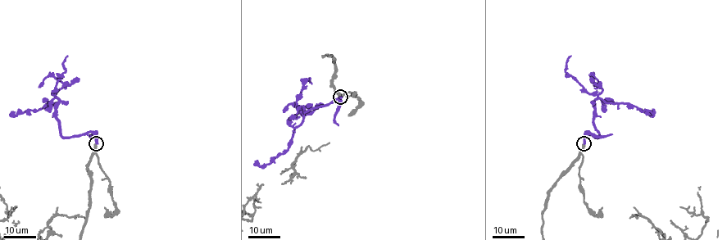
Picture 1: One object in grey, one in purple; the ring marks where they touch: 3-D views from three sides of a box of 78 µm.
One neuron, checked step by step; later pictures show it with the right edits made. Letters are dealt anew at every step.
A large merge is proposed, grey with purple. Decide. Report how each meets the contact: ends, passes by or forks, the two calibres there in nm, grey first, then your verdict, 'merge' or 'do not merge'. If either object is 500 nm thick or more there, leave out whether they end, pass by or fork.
calibres 500 and 440 nm; do not merge

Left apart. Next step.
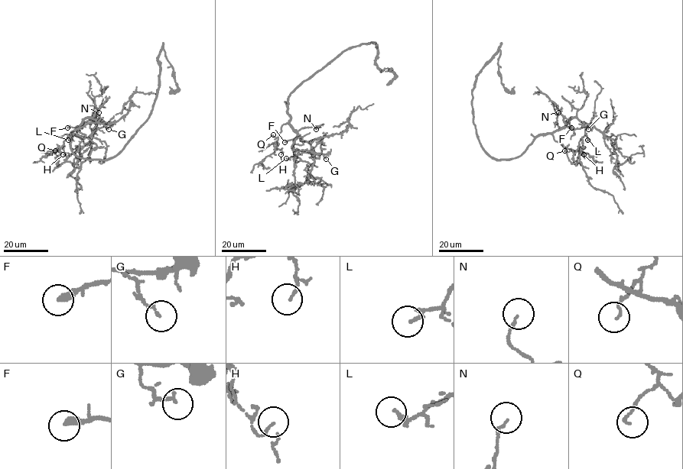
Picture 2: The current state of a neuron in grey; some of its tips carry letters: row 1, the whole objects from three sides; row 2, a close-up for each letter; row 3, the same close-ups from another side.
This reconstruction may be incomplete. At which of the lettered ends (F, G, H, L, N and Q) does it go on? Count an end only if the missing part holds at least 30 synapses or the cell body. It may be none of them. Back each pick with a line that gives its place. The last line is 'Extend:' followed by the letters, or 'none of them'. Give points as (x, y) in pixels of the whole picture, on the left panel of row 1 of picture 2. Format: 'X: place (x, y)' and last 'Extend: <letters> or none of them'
F: place (67, 127)
Extend: F

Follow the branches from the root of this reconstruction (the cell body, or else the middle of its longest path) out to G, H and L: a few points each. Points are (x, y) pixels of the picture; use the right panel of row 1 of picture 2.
G: (509, 159), (518, 157), (541, 134), (560, 130), (570, 118), (577, 118), (588, 129)
H: (509, 159), (518, 157), (535, 137), (546, 134), (551, 134), (556, 141), (574, 153), (579, 147), (583, 154)
L: (509, 159), (518, 157), (541, 134), (554, 133), (564, 127), (573, 129), (584, 127), (587, 140)

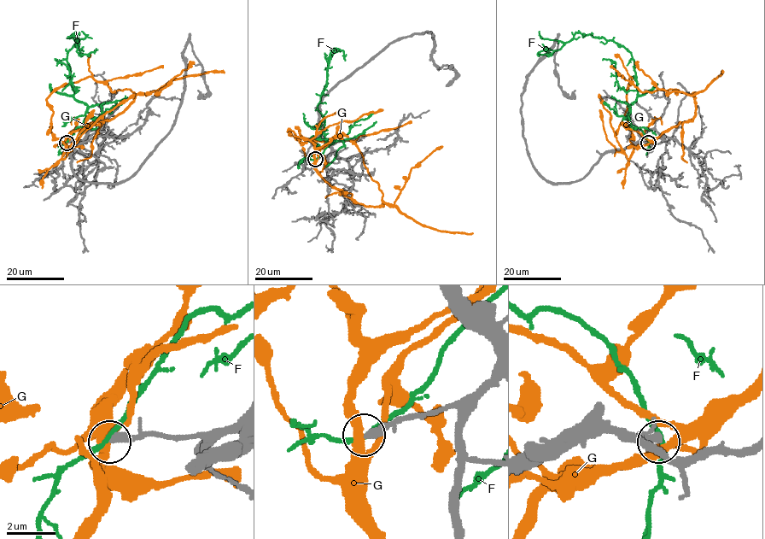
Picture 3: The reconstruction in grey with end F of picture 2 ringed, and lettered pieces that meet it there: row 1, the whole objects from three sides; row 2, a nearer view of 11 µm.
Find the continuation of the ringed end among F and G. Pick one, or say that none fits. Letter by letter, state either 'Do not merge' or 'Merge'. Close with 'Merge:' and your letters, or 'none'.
F: Do not merge
G: Do not merge
Merge: none

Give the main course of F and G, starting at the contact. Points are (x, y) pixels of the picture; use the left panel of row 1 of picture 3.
F: (67, 142), (87, 105), (73, 96), (69, 37), (76, 33), (80, 55), (96, 49)
G: (67, 143), (113, 119), (134, 93), (90, 76), (64, 84), (47, 98), (46, 135)

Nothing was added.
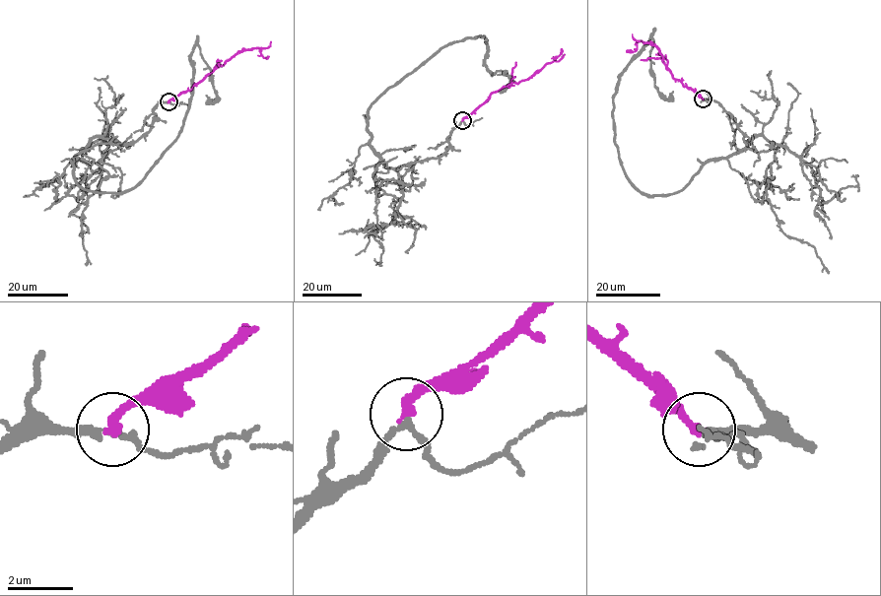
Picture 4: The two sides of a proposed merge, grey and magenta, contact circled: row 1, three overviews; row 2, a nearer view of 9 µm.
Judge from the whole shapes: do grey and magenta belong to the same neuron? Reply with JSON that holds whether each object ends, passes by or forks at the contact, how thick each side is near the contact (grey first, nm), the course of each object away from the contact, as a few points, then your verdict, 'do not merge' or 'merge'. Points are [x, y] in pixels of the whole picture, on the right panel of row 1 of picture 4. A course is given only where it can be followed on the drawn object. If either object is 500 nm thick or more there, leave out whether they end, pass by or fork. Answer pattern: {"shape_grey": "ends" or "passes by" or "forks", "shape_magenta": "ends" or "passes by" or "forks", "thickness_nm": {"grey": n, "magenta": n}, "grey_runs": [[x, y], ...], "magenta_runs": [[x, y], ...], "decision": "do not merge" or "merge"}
{"shape_grey": "passes by", "shape_magenta": "ends", "thickness_nm": {"grey": 190, "magenta": 280}, "grey_runs": [[703, 99], [754, 136], [645, 196], [624, 170], [613, 96], [650, 37], [655, 88], [673, 92]], "magenta_runs": [[703, 99], [674, 79], [654, 45], [640, 40], [635, 51], [626, 50]], "decision": "merge"}

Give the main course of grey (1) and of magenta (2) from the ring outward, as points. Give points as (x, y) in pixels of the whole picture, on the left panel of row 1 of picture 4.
1: (169, 101), (137, 140), (94, 137), (73, 177), (125, 193), (143, 179), (182, 125), (197, 44), (206, 95)
2: (169, 101), (189, 91), (238, 52), (260, 47), (260, 54), (267, 57)

